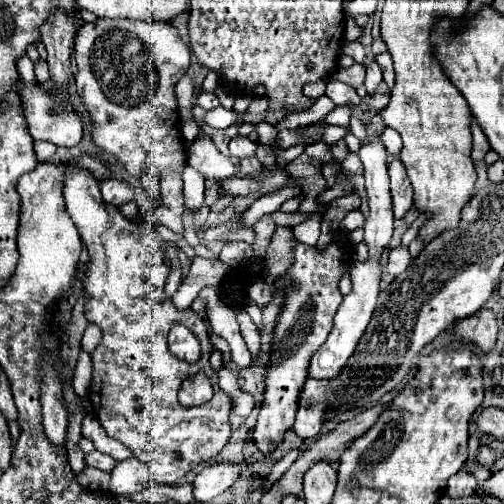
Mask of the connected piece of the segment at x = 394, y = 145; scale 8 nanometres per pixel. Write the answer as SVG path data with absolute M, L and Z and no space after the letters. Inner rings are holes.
M386 127L380 139L382 139L384 147L388 149L388 153L392 153L394 157L396 157L396 155L400 155L400 135L398 135L394 129Z

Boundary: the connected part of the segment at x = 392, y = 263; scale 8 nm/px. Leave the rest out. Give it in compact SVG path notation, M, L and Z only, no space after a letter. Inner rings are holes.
M394 247L390 249L390 255L388 255L388 263L386 263L386 273L390 273L392 277L400 275L408 265L410 265L410 253L406 247Z

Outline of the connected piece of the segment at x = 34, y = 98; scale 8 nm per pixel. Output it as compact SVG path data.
M20 83L20 95L22 95L22 109L24 109L24 117L28 121L28 131L34 139L42 139L42 141L52 141L54 145L62 145L62 147L74 147L80 142L82 137L82 121L80 117L74 113L72 105L68 105L66 111L52 111L52 99L50 93L40 89L40 85L26 85Z

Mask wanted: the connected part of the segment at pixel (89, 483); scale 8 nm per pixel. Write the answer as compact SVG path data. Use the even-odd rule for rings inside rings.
M93 467L84 468L84 473L77 476L78 482L83 489L91 491L106 491L109 487L110 473Z

